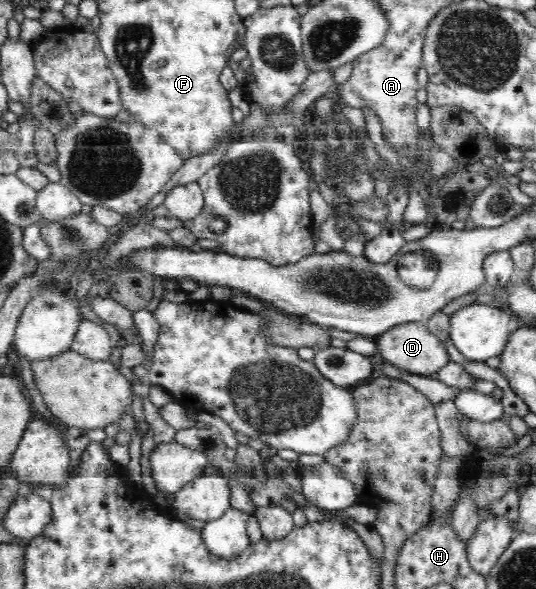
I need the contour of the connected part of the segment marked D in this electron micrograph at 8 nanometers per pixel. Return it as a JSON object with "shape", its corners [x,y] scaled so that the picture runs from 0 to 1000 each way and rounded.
{"shape":[[[789,547],[741,552],[739,557],[711,565],[703,586],[715,613],[744,626],[754,626],[757,632],[785,638],[813,633],[813,630],[840,613],[836,596],[828,584],[825,584],[823,576],[800,560]]]}

